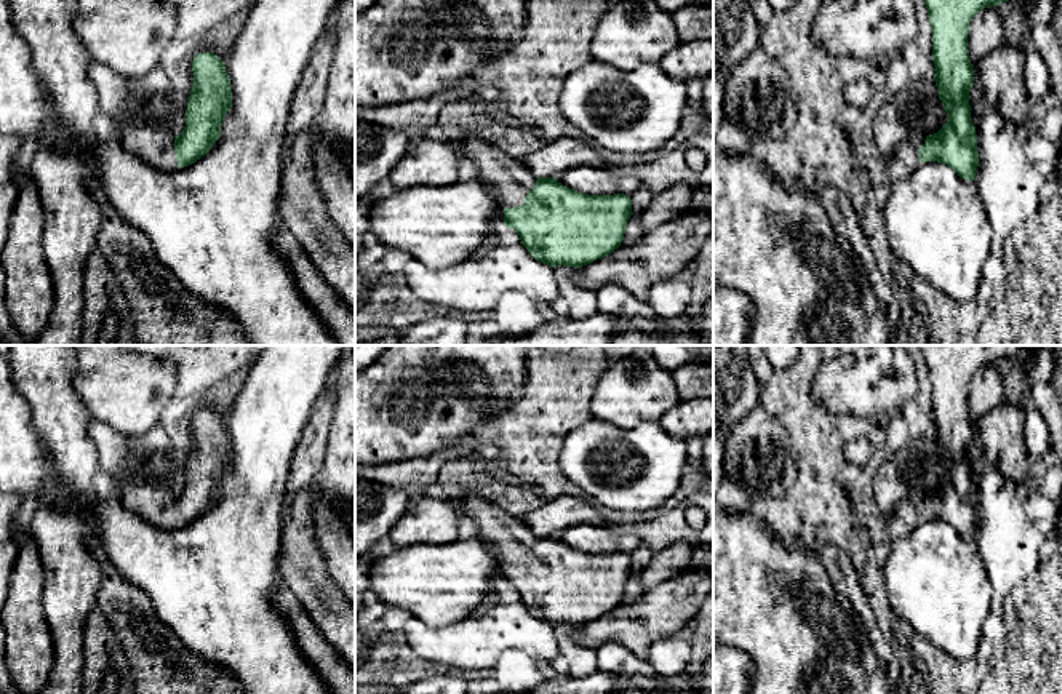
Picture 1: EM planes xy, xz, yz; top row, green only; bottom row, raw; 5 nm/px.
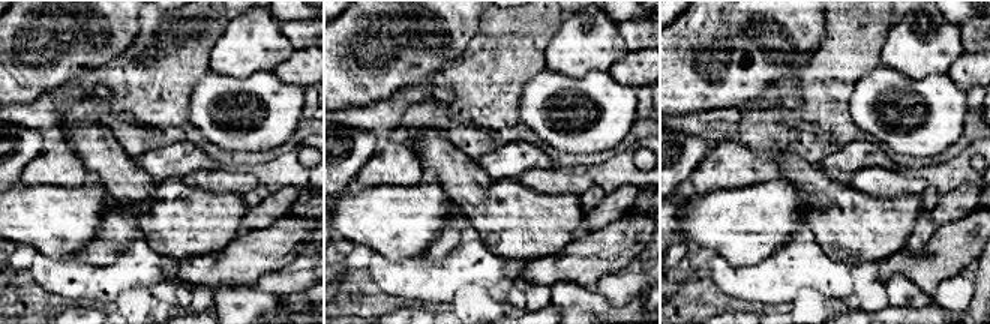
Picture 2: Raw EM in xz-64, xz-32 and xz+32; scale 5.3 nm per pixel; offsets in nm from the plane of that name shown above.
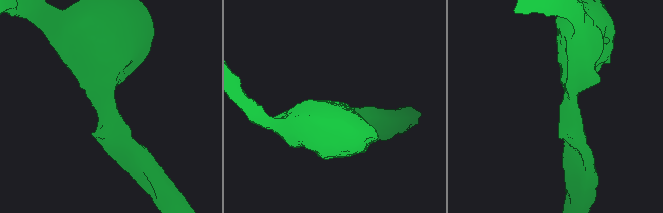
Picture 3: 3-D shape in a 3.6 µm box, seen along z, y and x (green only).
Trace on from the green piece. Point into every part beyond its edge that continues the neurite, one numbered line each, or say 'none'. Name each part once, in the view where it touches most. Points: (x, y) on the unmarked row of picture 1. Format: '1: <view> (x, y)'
1: xz (509, 538)

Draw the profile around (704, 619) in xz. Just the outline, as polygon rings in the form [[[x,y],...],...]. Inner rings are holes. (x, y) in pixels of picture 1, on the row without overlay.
[[[713,590],[702,603],[691,625],[693,654],[686,670],[696,680],[702,672],[704,662],[713,654]]]

